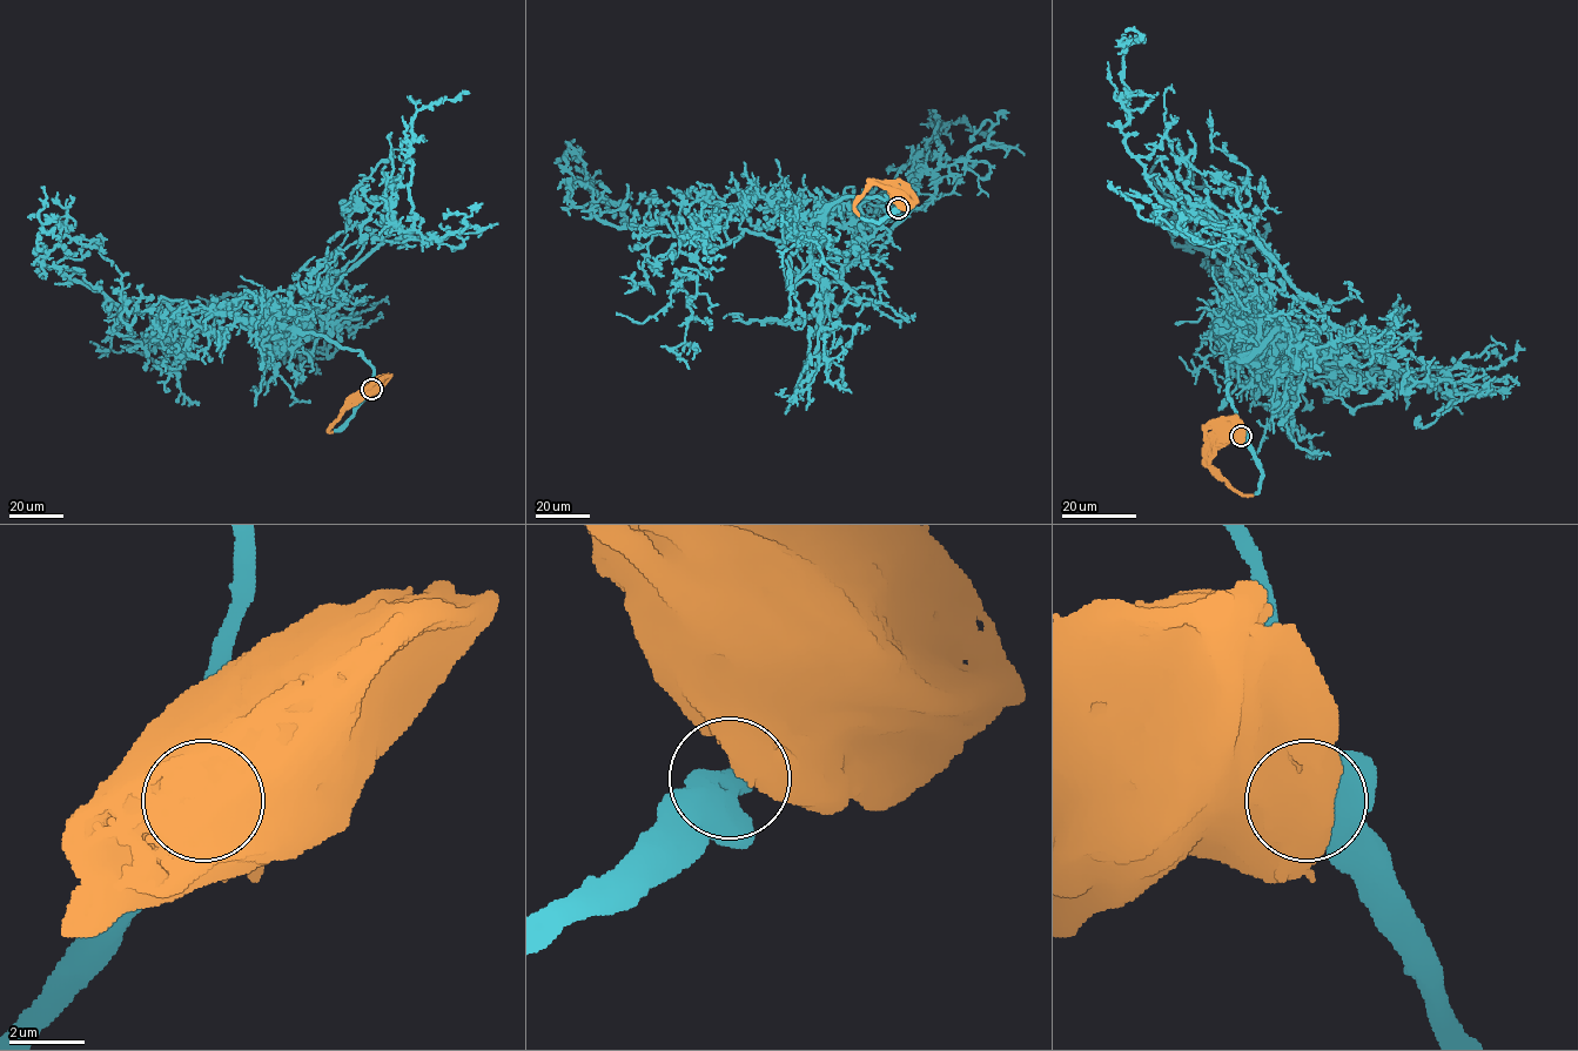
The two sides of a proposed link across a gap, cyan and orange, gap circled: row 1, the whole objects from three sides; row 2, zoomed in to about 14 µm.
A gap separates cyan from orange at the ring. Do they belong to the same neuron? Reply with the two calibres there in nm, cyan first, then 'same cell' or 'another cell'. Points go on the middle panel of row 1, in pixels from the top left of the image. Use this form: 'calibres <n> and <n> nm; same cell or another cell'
calibres 900 and 1000 nm; same cell

